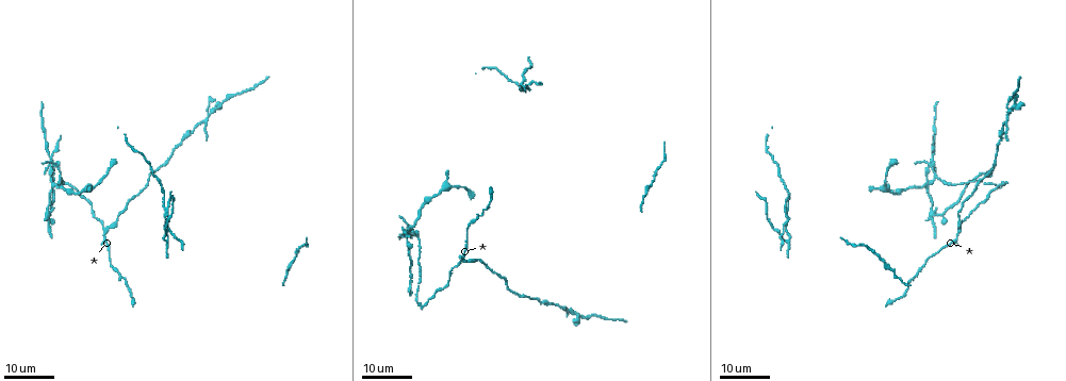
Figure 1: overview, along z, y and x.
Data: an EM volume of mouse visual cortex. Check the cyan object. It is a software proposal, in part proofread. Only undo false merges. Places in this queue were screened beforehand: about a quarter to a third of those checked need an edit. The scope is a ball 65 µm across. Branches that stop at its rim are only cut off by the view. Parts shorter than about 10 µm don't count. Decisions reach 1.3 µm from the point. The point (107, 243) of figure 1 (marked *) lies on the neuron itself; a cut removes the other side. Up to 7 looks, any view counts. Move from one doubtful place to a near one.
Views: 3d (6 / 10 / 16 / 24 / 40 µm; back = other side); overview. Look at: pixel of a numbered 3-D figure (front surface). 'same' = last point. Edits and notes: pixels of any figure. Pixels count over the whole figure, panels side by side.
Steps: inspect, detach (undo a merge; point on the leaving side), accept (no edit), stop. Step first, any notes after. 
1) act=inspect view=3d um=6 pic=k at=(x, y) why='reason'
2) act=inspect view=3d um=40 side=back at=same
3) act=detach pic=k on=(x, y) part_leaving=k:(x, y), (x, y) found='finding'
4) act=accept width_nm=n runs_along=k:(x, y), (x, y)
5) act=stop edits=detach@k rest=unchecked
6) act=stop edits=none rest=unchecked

act=inspect view=3d um=24 pic=1 at=(932, 159) why='small branch off a trunk'

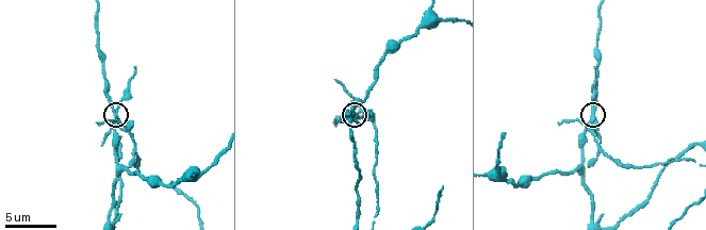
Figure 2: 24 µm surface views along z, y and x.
act=inspect view=3d um=6 pic=2 at=(591, 120)

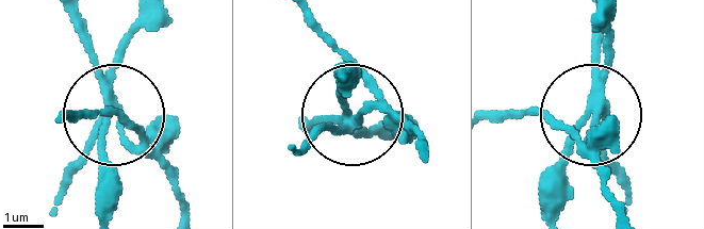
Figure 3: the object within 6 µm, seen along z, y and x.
act=detach pic=3 on=(111, 198) arms=5 part_leaving=3:(141, 151), (107, 128), (103, 216) found='a second neuron is stuck on'

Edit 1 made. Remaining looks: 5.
act=inspect view=3d um=24 pic=1 at=(105, 227) why='branch point'

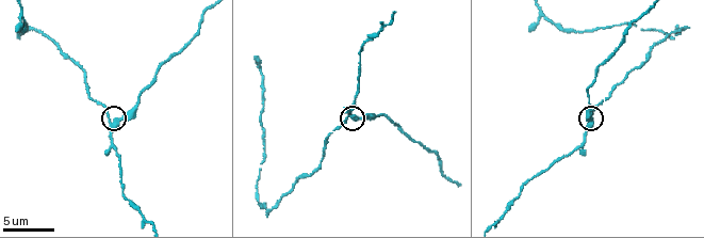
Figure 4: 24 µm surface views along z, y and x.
act=inspect view=3d um=6 pic=4 at=(110, 120)

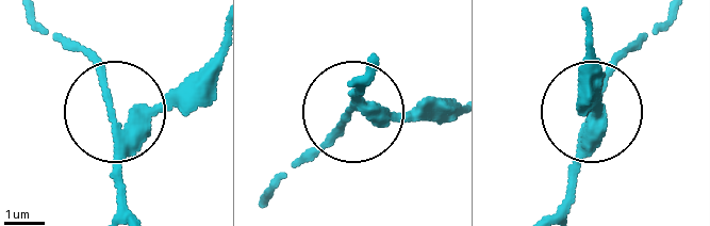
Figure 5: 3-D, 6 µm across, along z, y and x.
act=detach pic=5 on=(165, 105) arms=3 part_leaving=5:(130, 139), (215, 51) found='two neurons meet here'

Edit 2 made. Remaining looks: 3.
act=inspect view=overview

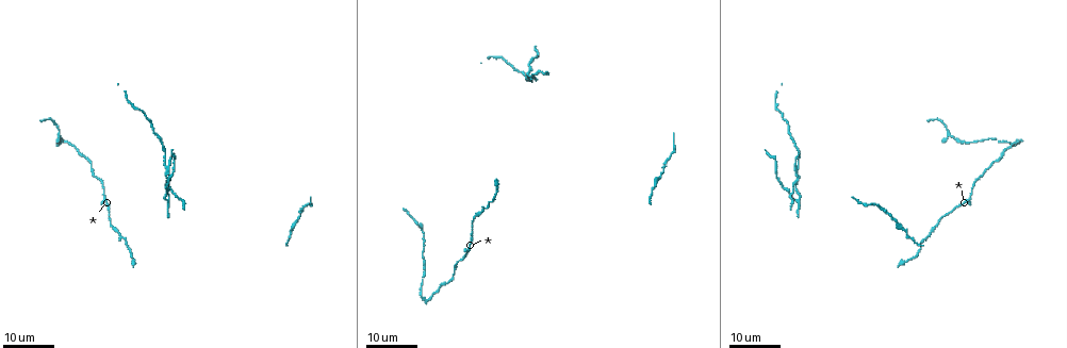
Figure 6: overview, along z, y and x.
act=inspect view=3d um=24 pic=6 at=(167, 175) why='thin neck'

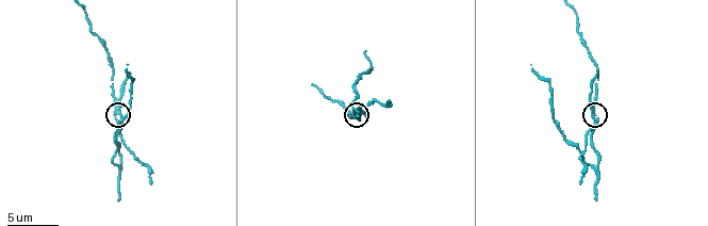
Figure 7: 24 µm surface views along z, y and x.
act=inspect view=3d um=6 pic=7 at=(114, 114) why='closer look'

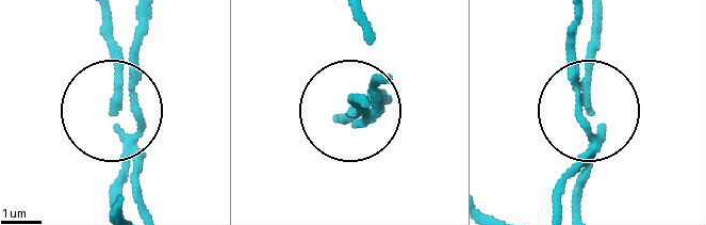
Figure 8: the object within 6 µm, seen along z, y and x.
act=detach pic=8 on=(115, 201) part_leaving=8:(596, 150), (576, 208) found='a second neuron is stuck on'

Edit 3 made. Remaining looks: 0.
act=stop edits=detach@3,detach@5,detach@8 rest=unchecked

